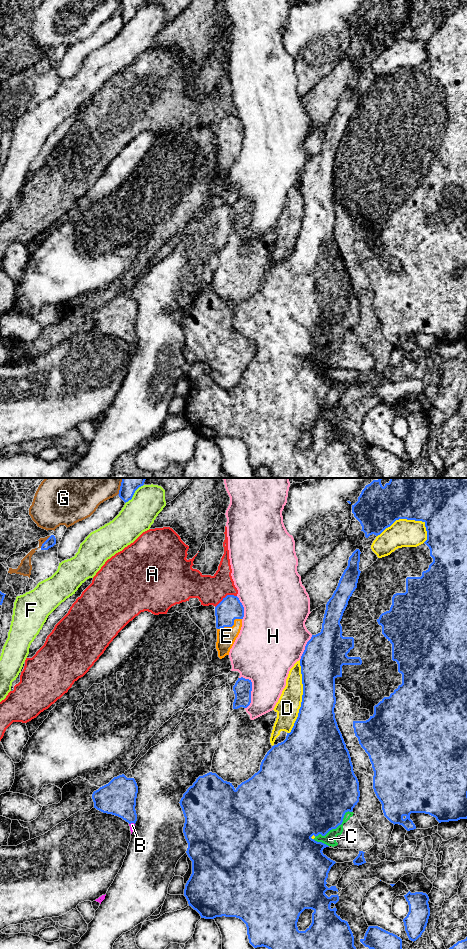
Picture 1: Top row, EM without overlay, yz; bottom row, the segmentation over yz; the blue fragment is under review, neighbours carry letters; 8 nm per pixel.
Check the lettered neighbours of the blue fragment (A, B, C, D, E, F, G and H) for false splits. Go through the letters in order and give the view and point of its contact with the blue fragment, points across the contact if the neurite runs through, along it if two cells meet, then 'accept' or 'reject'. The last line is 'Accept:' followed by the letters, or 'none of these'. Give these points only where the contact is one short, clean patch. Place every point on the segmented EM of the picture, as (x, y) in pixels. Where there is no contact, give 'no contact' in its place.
A: contact yz (225, 597); reject
B: contact yz (131, 822); reject
C: contact yz (336, 827); reject
D: contact yz (302, 697); reject
E: contact yz (230, 626); accept
F: contact yz (133, 494); reject
G: contact yz (120, 486); reject
H: contact yz (251, 690); reject
Accept: E

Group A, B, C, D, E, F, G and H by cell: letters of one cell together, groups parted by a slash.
A / B / C D / E / F / G / H

